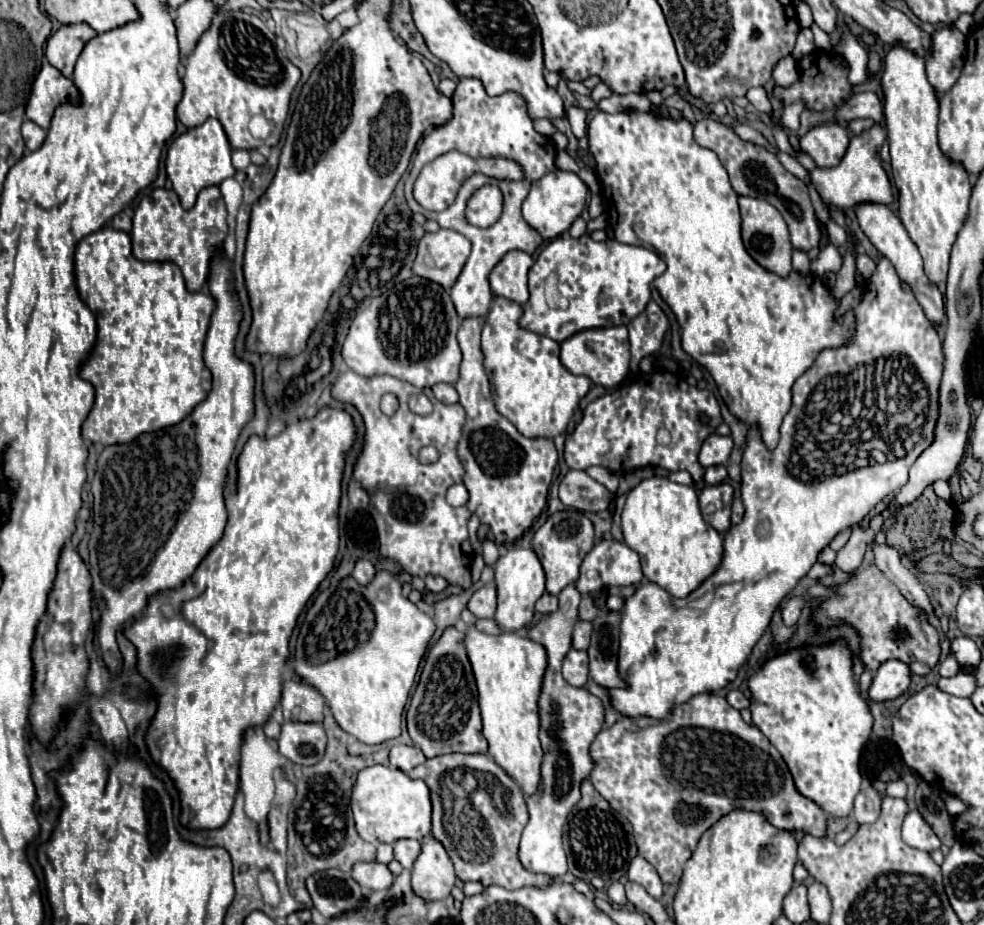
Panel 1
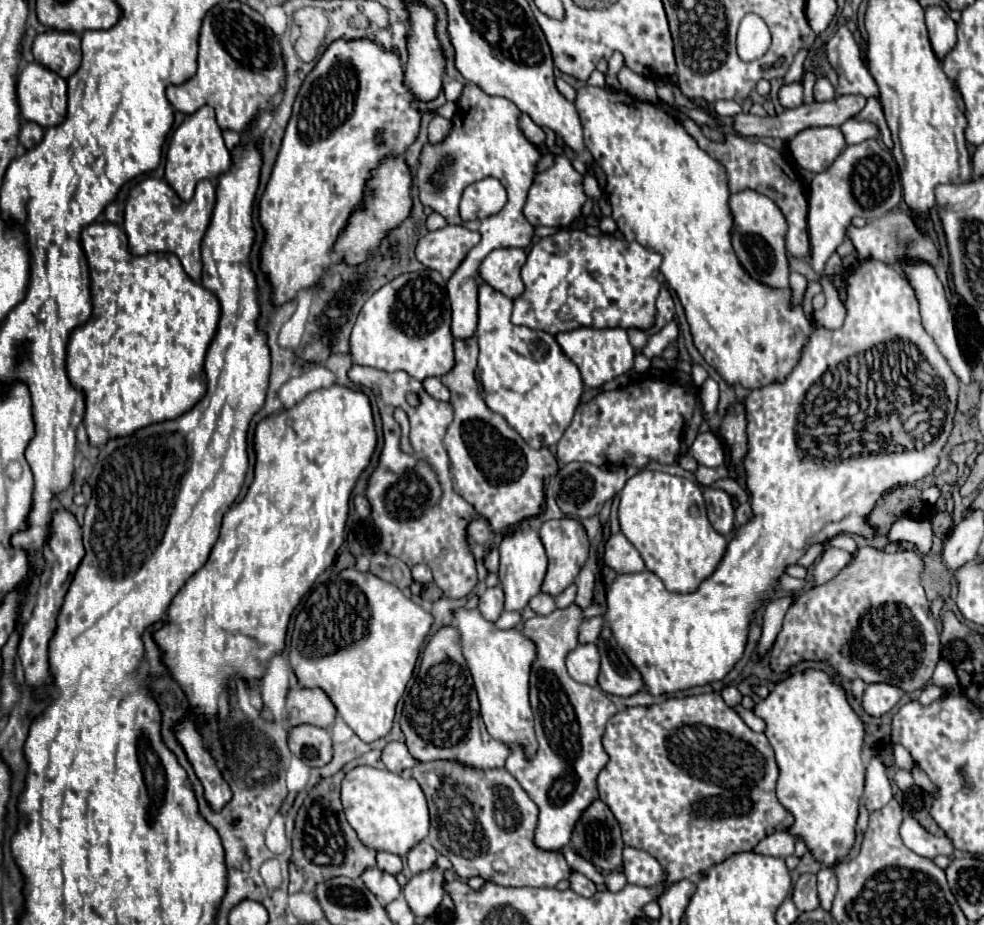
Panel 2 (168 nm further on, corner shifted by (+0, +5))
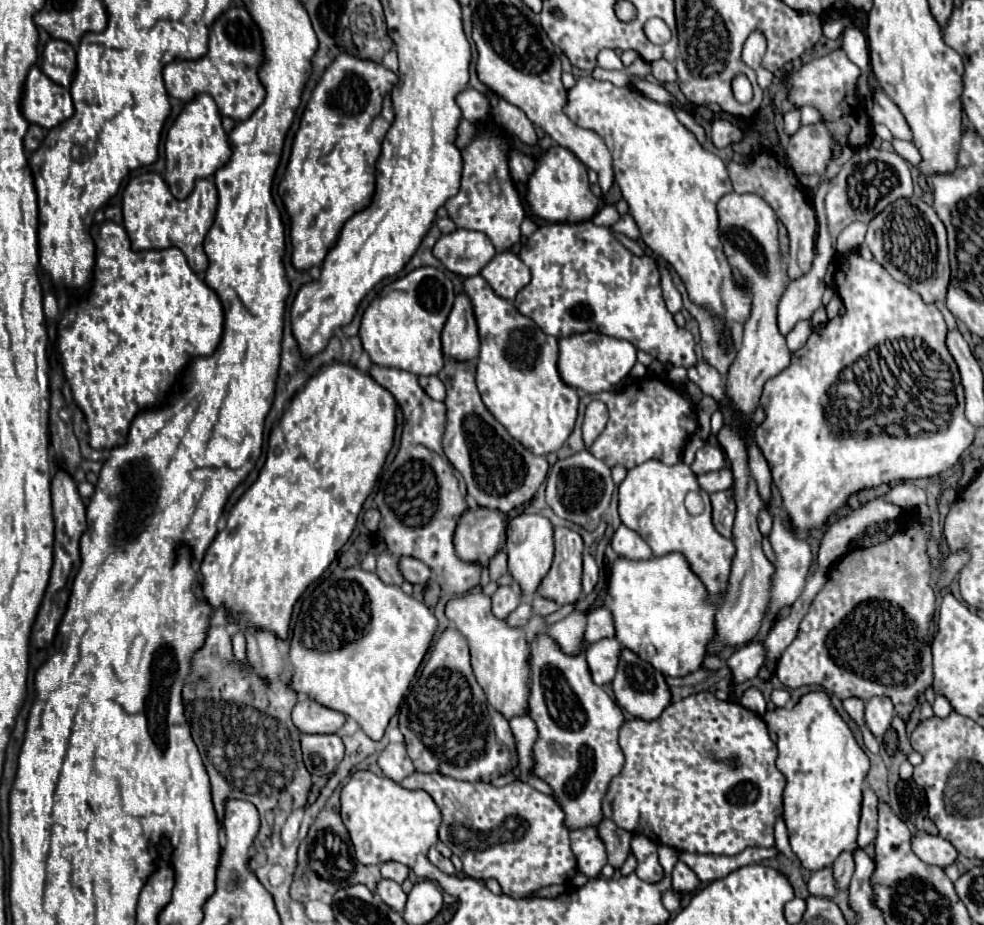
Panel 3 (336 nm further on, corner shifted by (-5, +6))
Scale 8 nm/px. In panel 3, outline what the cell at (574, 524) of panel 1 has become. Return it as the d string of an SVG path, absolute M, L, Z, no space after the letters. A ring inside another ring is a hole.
M567 527L555 529L555 559L539 585L539 595L559 605L575 603L581 595L583 539Z

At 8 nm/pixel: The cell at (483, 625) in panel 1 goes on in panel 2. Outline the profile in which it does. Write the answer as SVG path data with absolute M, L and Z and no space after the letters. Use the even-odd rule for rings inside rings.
M502 612L494 624L502 630L508 630L508 628L514 628L518 622L520 622L520 612Z

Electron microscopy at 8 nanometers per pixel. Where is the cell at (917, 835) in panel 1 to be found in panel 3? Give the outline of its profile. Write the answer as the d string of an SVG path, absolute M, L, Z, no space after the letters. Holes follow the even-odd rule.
M917 833L913 837L913 851L921 861L925 861L929 865L937 865L937 867L947 867L947 865L955 863L955 859L957 859L955 847L939 835Z

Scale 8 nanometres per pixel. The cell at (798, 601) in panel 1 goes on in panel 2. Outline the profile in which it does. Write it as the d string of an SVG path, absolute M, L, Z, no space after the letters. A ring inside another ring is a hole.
M790 596L786 598L774 598L768 602L766 606L766 612L764 612L764 624L762 624L762 638L758 642L758 648L760 648L760 654L766 654L768 648L774 644L780 628L782 628L782 620L784 620L784 614L786 610L790 608L794 600Z

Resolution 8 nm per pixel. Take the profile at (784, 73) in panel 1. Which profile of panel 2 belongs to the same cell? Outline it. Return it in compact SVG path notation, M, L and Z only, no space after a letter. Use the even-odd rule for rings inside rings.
M790 82L790 84L782 84L780 92L778 92L778 100L784 108L796 108L802 104L802 92L804 86L802 82Z

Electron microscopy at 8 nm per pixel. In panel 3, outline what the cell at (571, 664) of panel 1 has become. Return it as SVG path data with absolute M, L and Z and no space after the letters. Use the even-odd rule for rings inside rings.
M601 639L597 643L587 645L585 657L587 657L593 681L597 685L611 683L621 657L621 643L617 639Z

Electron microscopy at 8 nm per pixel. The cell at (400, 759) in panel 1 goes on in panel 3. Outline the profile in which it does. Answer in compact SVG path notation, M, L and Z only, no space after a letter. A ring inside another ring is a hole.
M389 743L381 751L377 765L381 767L385 777L389 777L389 779L393 779L397 783L403 781L405 777L409 777L415 771L415 767L413 767L403 743Z

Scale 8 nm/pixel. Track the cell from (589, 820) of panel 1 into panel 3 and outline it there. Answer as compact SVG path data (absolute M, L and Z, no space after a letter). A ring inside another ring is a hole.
M605 819L597 829L599 829L599 835L601 835L601 839L603 839L605 847L607 847L609 865L613 869L619 869L625 863L627 855L631 853L629 843L631 843L633 835L629 831L625 831L625 829L615 827L615 823L609 821L609 819Z

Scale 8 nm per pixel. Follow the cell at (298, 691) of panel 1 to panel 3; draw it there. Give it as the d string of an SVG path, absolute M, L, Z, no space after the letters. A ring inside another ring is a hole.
M313 699L299 701L293 707L293 723L301 733L337 733L345 721L343 713L327 709Z

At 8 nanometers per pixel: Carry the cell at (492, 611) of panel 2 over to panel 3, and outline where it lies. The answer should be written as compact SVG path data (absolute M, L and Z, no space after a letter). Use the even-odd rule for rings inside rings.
M499 587L491 599L493 599L493 615L497 615L499 619L507 619L507 615L515 611L517 605L521 603L521 595L511 587Z

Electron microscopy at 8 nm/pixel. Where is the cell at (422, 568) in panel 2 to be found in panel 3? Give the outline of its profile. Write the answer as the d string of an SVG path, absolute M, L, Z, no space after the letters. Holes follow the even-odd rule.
M399 557L399 571L405 577L405 581L409 583L421 583L425 585L429 579L429 567L425 567L425 563L421 563L419 559L413 557Z

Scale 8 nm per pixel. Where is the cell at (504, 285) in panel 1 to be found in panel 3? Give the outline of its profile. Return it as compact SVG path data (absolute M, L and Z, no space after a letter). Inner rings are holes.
M513 251L497 253L483 267L481 275L499 297L509 301L513 301L517 291L521 291L521 287L525 287L531 279L529 267L525 267L525 263Z

